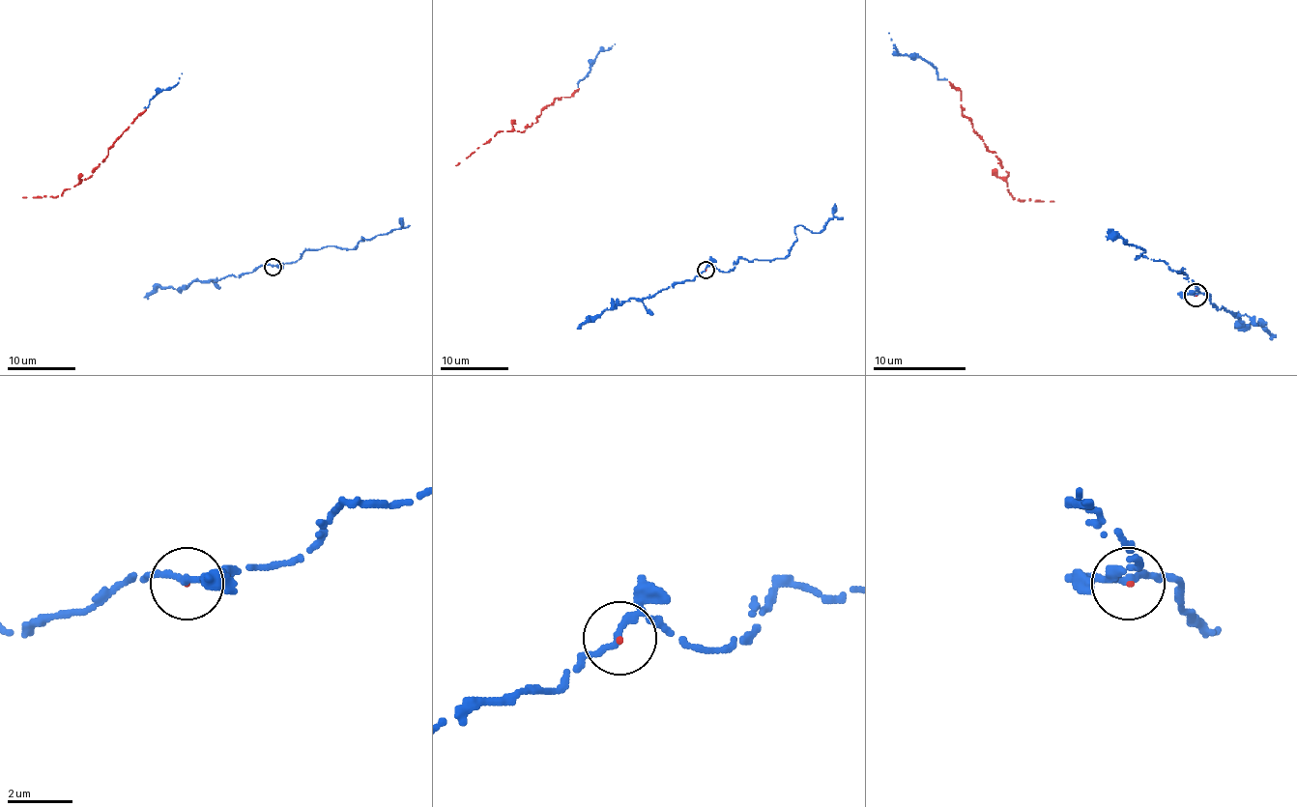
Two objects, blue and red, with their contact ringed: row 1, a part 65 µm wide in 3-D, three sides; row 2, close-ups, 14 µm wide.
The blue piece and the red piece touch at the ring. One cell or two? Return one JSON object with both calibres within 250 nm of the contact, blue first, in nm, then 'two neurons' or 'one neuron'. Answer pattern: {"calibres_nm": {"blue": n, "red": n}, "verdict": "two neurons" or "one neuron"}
{"calibres_nm": {"blue": 170, "red": 70}, "verdict": "one neuron"}

